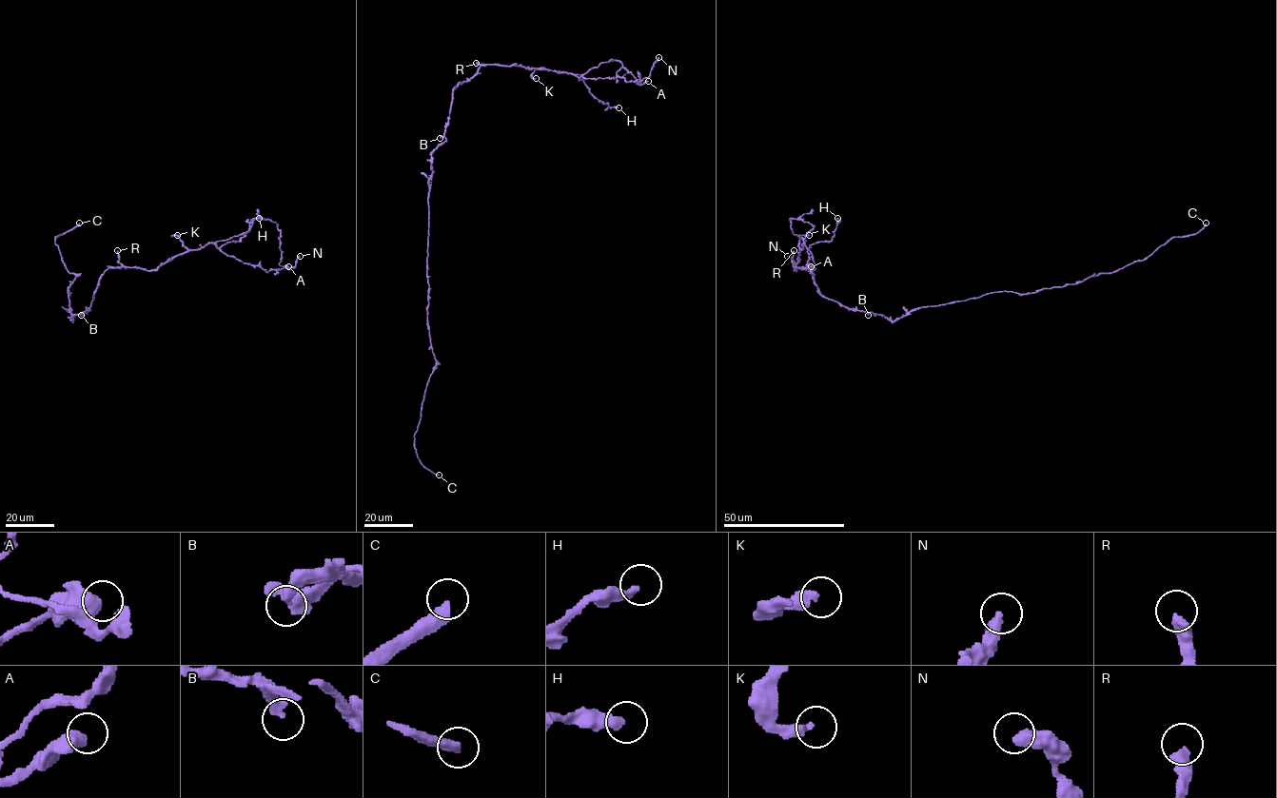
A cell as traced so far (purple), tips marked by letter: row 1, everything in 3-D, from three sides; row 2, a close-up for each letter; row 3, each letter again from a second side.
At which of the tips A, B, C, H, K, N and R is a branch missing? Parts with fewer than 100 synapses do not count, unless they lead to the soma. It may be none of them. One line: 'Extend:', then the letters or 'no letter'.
Extend: C

